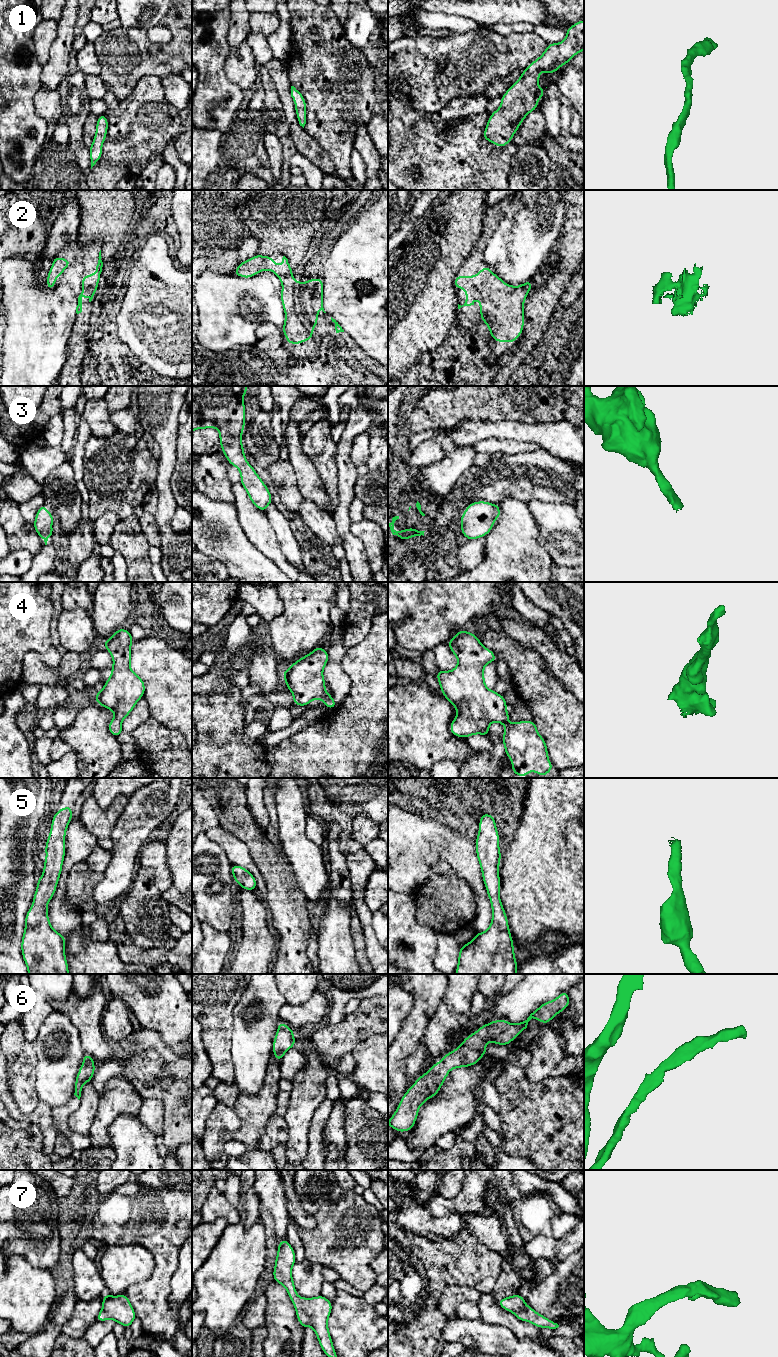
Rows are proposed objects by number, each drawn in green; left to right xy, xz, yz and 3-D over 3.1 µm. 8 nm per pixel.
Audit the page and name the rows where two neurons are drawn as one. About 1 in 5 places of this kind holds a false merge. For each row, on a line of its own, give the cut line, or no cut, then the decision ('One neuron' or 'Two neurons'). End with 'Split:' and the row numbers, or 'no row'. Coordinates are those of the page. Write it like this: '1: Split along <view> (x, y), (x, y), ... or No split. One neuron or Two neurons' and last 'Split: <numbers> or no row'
1: No split. One neuron
2: No split. One neuron
3: No split. One neuron
4: No split. One neuron
5: No split. One neuron
6: No split. One neuron
7: No split. One neuron
Split: no row

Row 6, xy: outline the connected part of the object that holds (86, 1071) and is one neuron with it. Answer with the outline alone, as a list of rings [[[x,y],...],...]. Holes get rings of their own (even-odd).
[[[85,1053],[83,1056],[83,1063],[79,1069],[79,1072],[75,1080],[74,1095],[78,1098],[78,1100],[81,1097],[83,1085],[86,1082],[91,1082],[94,1072],[95,1072],[94,1060],[89,1054]]]

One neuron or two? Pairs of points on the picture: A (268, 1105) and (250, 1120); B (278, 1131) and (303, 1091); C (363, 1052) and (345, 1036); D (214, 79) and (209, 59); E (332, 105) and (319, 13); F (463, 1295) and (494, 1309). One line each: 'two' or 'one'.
A: one
B: two
C: two
D: one
E: one
F: two

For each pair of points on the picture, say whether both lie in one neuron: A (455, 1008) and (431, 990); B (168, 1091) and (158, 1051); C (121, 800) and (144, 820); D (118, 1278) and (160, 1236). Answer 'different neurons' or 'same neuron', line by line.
A: different neurons
B: same neuron
C: different neurons
D: different neurons

